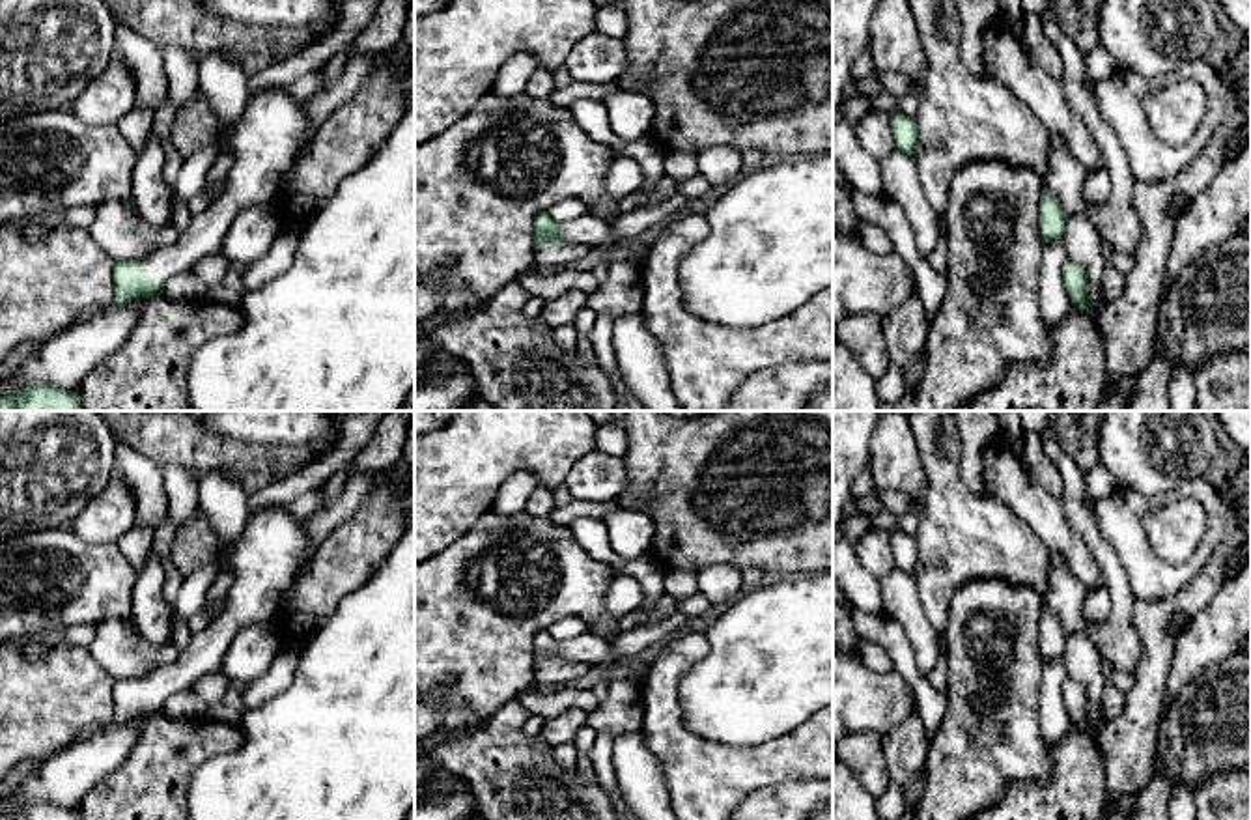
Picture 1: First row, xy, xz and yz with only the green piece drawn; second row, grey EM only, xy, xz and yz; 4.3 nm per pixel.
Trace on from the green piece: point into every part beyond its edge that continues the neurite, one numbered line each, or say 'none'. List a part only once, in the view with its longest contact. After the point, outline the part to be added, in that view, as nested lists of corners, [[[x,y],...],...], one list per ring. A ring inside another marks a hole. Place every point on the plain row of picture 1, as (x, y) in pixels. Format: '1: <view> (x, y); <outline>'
1: xy (264, 561); [[[267,504],[248,516],[243,532],[226,551],[226,570],[233,577],[226,609],[179,657],[140,678],[148,693],[170,699],[200,676],[220,672],[232,639],[241,624],[274,622],[282,598],[302,564],[310,560],[310,534],[282,504]]]

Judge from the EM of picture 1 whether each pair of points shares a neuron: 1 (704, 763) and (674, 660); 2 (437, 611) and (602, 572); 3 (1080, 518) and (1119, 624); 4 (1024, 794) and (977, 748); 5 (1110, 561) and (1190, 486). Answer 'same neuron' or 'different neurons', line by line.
1: same neuron
2: same neuron
3: same neuron
4: different neurons
5: different neurons

